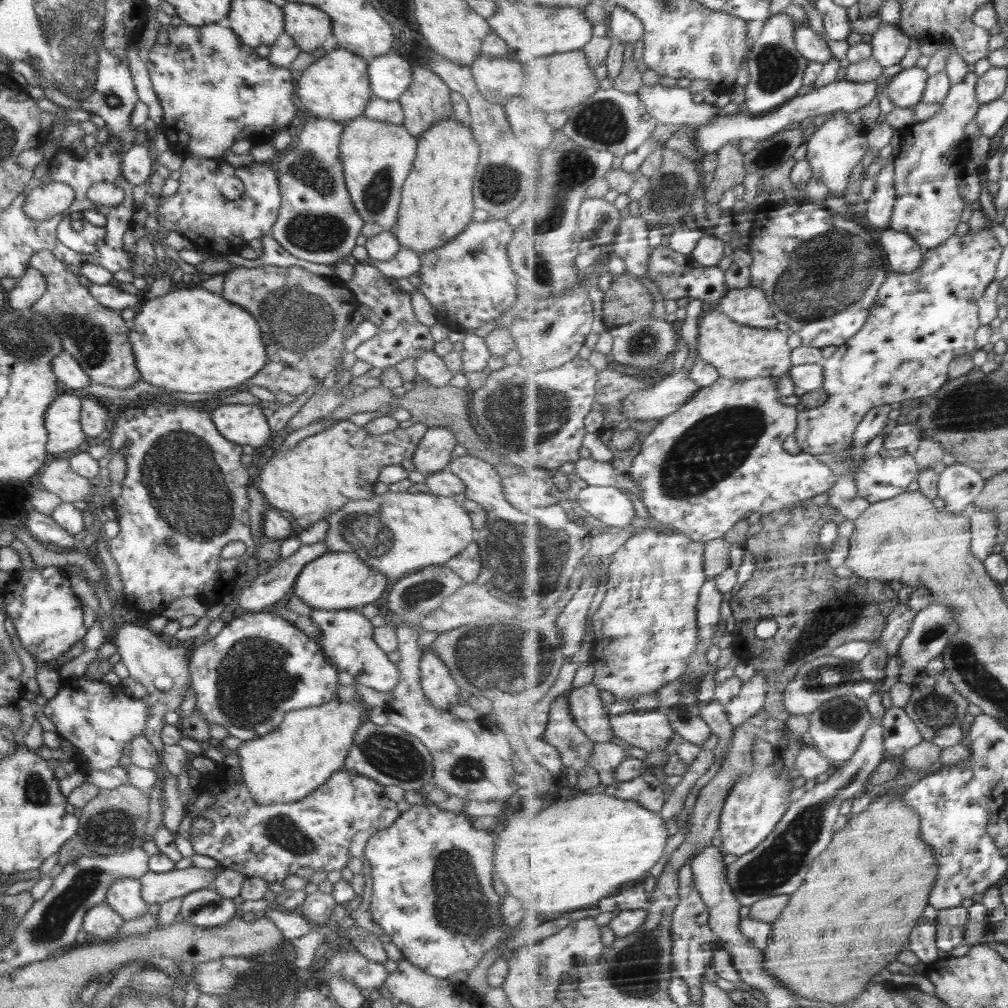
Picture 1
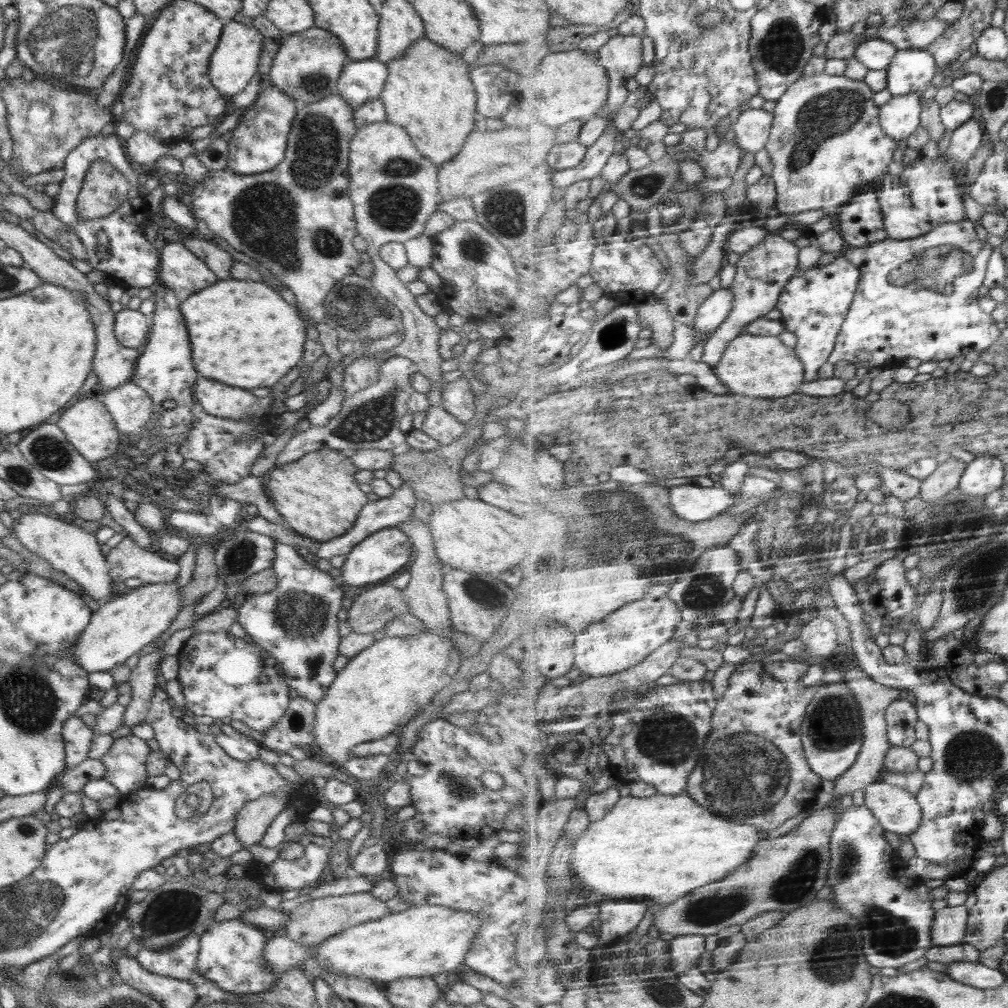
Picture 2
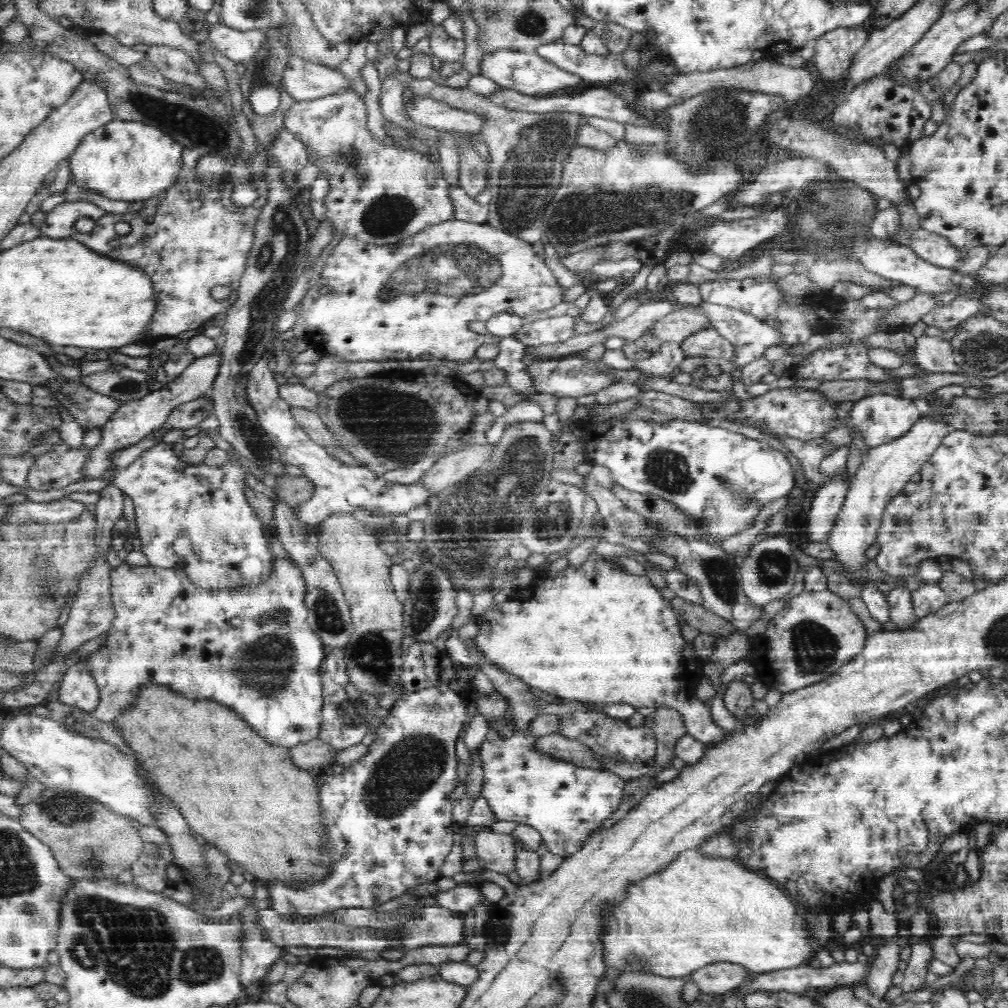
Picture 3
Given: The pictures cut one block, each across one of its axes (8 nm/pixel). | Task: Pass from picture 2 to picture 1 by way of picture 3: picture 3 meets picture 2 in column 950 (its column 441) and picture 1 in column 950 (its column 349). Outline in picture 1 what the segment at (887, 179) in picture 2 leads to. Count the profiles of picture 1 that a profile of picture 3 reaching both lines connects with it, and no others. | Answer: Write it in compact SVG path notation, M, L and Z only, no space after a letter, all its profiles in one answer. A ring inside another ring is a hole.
M972 69L966 75L964 81L954 84L951 93L947 96L940 113L935 117L922 122L916 122L906 128L898 129L901 139L900 152L895 156L894 172L896 172L896 190L898 191L898 203L891 222L894 230L904 230L911 234L924 250L935 249L942 246L956 236L956 230L960 226L960 218L966 210L965 198L962 194L962 177L969 163L970 149L966 128L982 108L980 99L976 97L976 88L980 82L980 76Z

